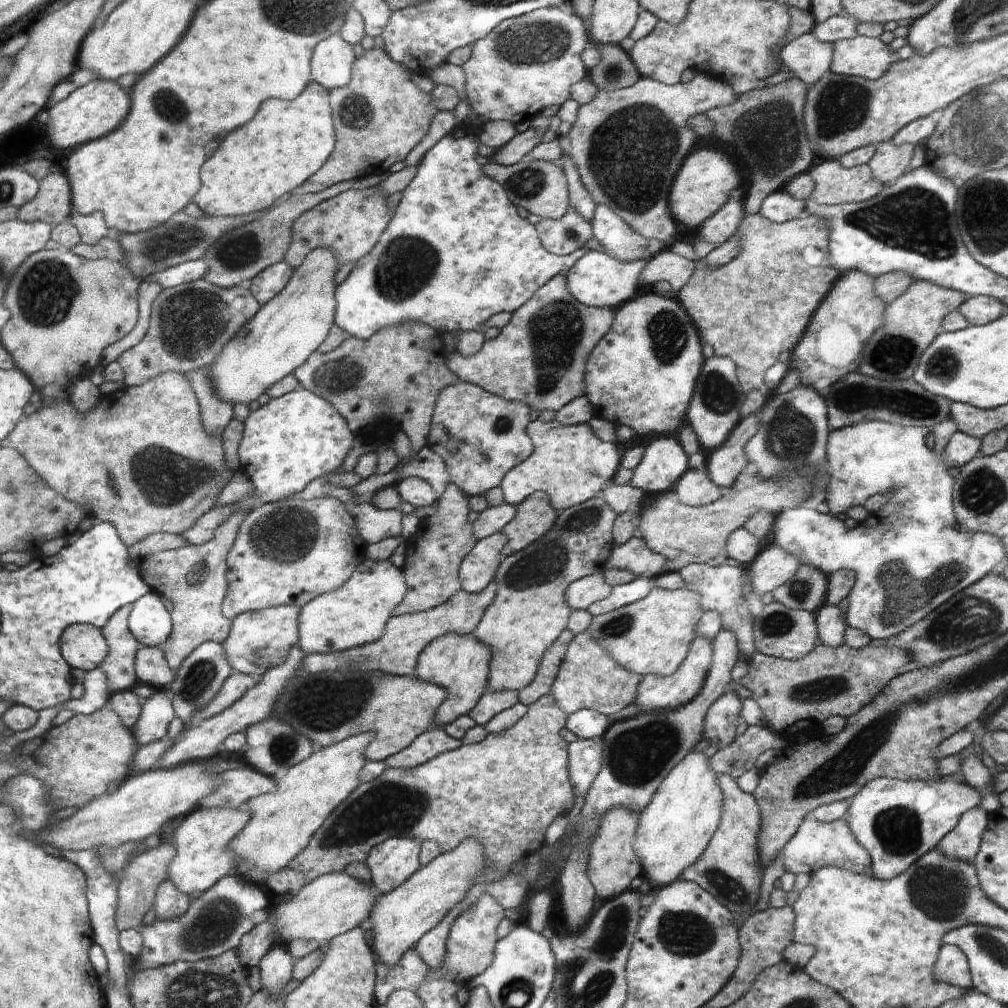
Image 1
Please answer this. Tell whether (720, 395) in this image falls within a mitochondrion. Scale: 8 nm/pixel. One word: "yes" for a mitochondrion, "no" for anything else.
yes

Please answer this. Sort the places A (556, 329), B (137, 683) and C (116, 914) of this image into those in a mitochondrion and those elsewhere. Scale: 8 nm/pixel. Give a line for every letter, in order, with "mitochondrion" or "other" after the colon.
A: mitochondrion
B: other
C: other

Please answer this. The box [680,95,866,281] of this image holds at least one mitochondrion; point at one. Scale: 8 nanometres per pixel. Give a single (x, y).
(765, 138)

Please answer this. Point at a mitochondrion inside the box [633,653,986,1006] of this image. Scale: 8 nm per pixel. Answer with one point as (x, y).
(942, 893)

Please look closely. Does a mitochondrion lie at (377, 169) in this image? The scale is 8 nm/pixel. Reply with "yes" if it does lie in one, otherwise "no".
no

